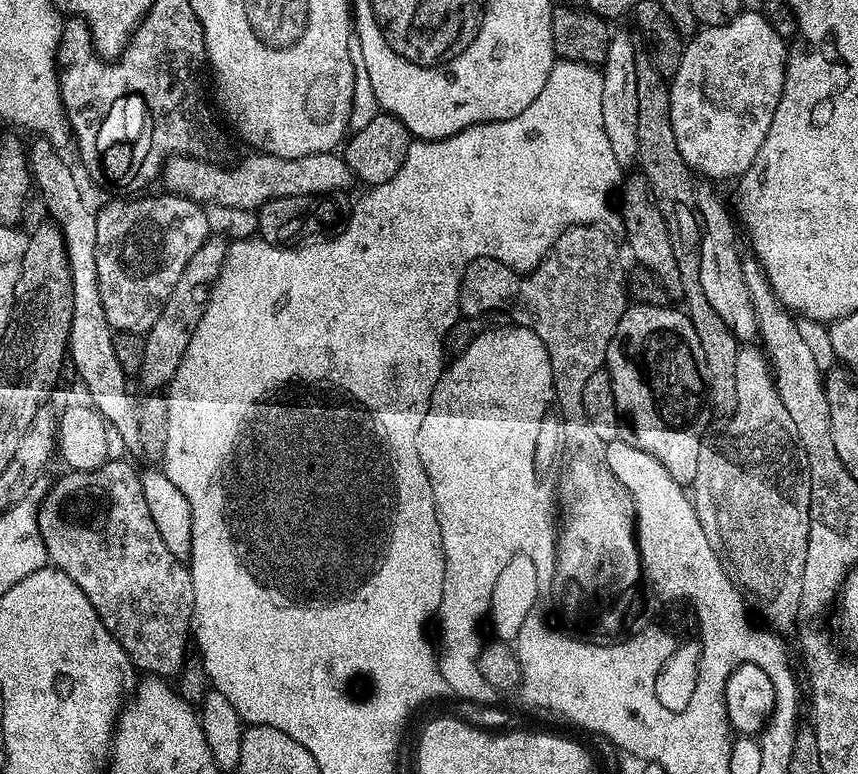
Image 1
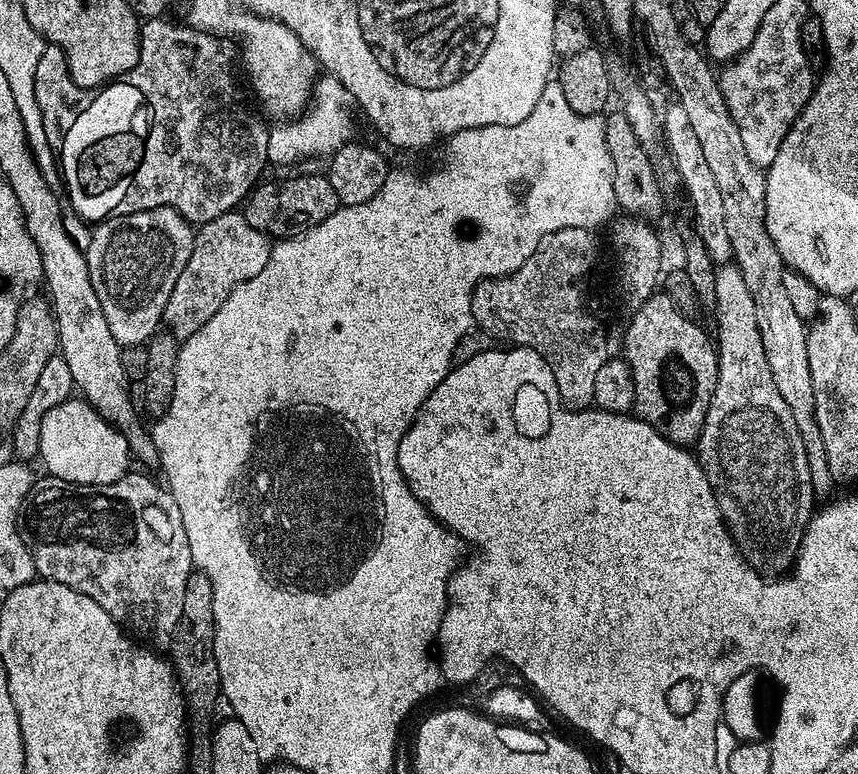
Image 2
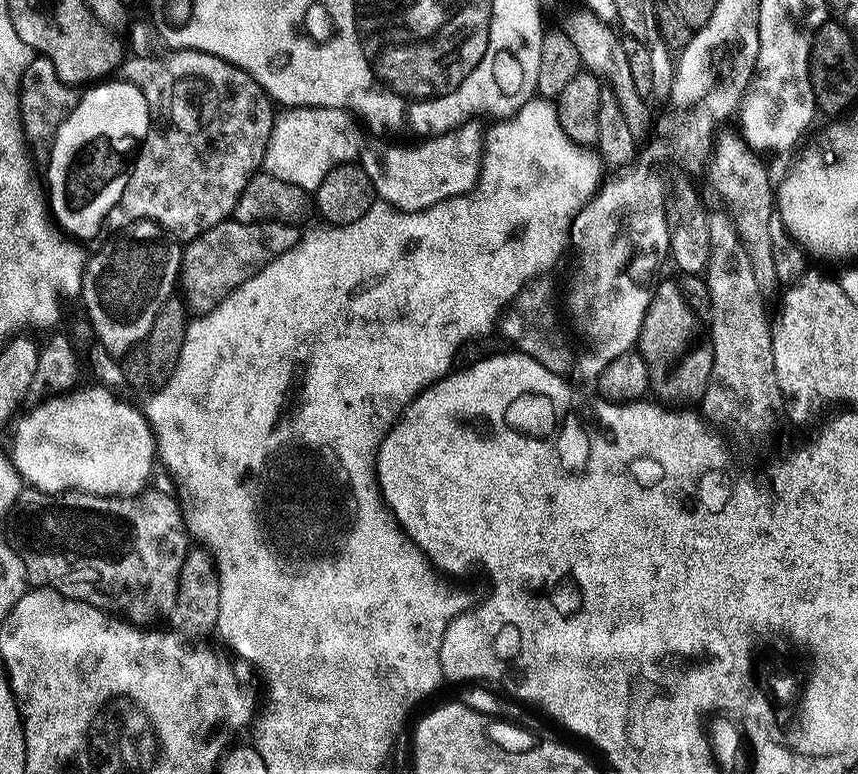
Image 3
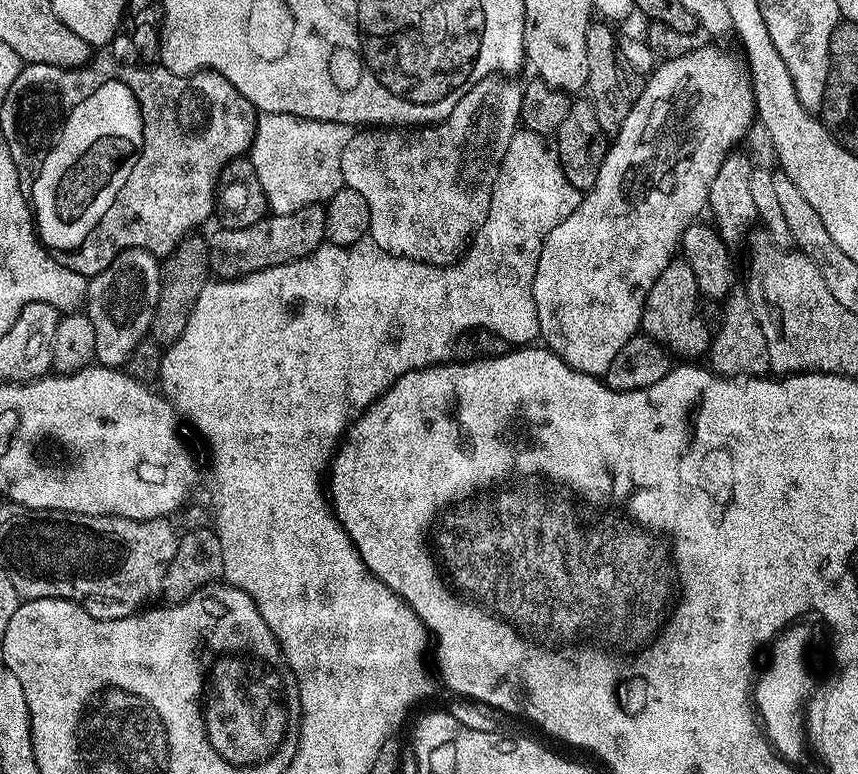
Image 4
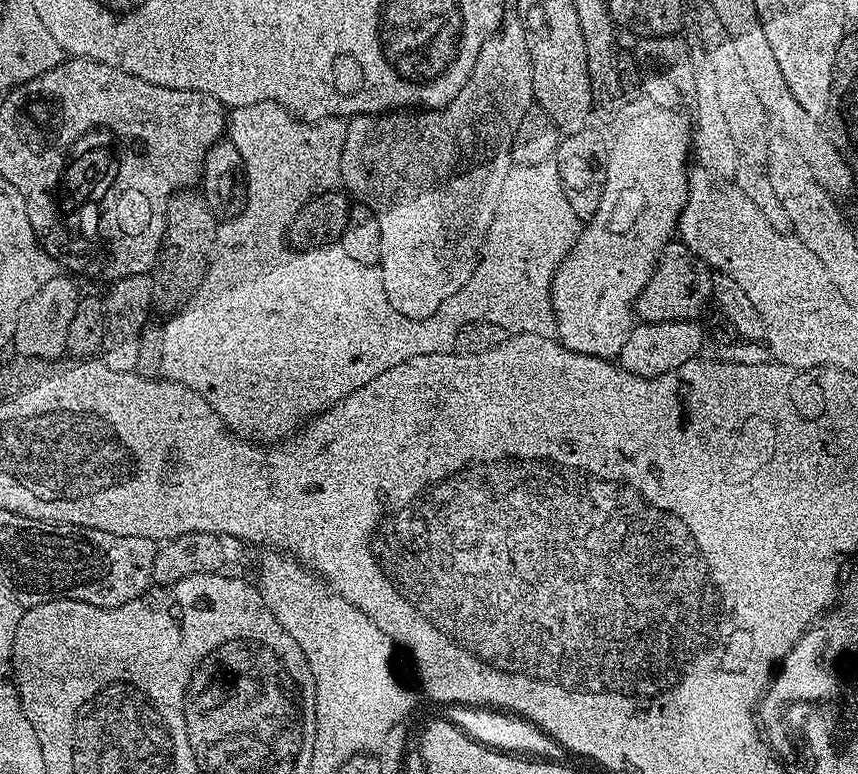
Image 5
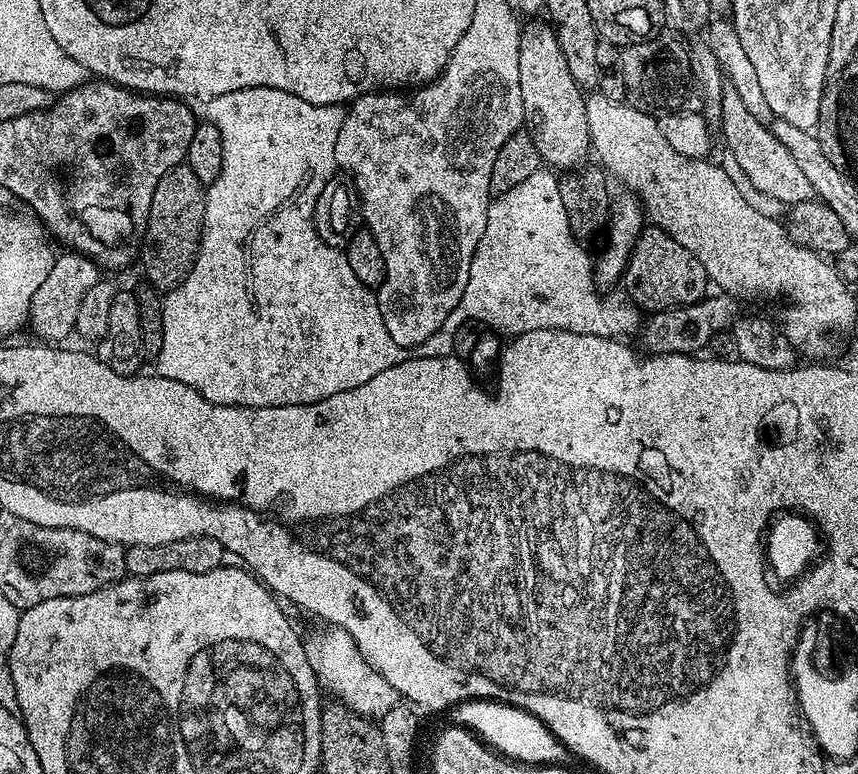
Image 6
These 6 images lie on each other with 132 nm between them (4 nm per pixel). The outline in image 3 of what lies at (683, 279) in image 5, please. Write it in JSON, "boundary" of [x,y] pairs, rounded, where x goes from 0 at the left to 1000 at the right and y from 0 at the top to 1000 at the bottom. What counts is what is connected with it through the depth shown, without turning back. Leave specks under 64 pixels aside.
{"boundary":[[[784,360],[767,367],[763,368],[760,389],[753,401],[744,441],[744,453],[755,474],[755,495],[766,518],[783,525],[791,523],[791,517],[815,518],[830,482],[829,443],[811,444],[814,415],[791,366]]]}

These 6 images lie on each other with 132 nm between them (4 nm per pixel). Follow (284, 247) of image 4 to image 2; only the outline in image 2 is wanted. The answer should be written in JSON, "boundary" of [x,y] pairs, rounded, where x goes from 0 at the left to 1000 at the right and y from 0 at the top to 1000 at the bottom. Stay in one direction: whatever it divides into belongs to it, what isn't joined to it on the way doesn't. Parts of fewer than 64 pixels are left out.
{"boundary":[[[280,271],[265,274],[232,291],[221,339],[217,339],[212,354],[207,354],[207,364],[203,364],[203,375],[198,375],[198,390],[193,390],[190,422],[210,442],[221,437],[226,426],[254,406],[254,395],[268,385],[272,372],[284,362],[296,359],[296,354],[308,348],[310,339],[315,339],[317,317],[314,305],[309,300],[296,297],[296,292],[287,287],[283,273]]]}

